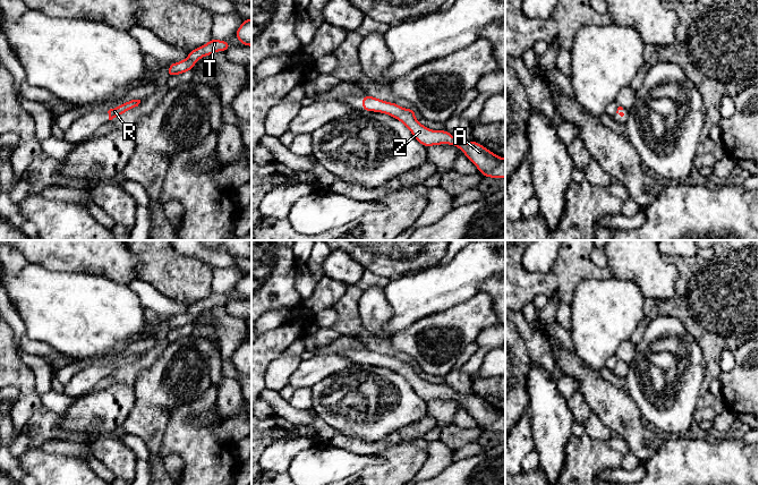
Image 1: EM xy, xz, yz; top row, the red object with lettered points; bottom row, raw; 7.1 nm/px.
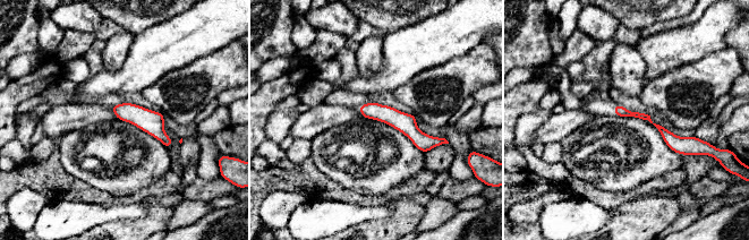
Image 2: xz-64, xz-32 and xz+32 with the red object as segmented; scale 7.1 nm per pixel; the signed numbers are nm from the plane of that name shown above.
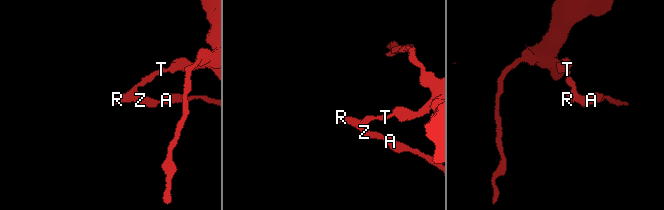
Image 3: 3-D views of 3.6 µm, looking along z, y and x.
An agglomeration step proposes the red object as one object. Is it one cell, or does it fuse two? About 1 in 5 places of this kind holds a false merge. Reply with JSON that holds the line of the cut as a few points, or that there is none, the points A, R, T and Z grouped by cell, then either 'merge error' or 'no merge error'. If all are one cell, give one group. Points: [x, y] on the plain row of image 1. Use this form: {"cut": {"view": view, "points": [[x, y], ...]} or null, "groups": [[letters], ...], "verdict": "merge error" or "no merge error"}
{"cut": null, "groups": [["A", "R", "T", "Z"]], "verdict": "no merge error"}

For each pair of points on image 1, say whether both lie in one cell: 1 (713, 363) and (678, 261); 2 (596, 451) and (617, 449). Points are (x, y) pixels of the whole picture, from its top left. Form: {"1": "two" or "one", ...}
{"1": "one", "2": "one"}

